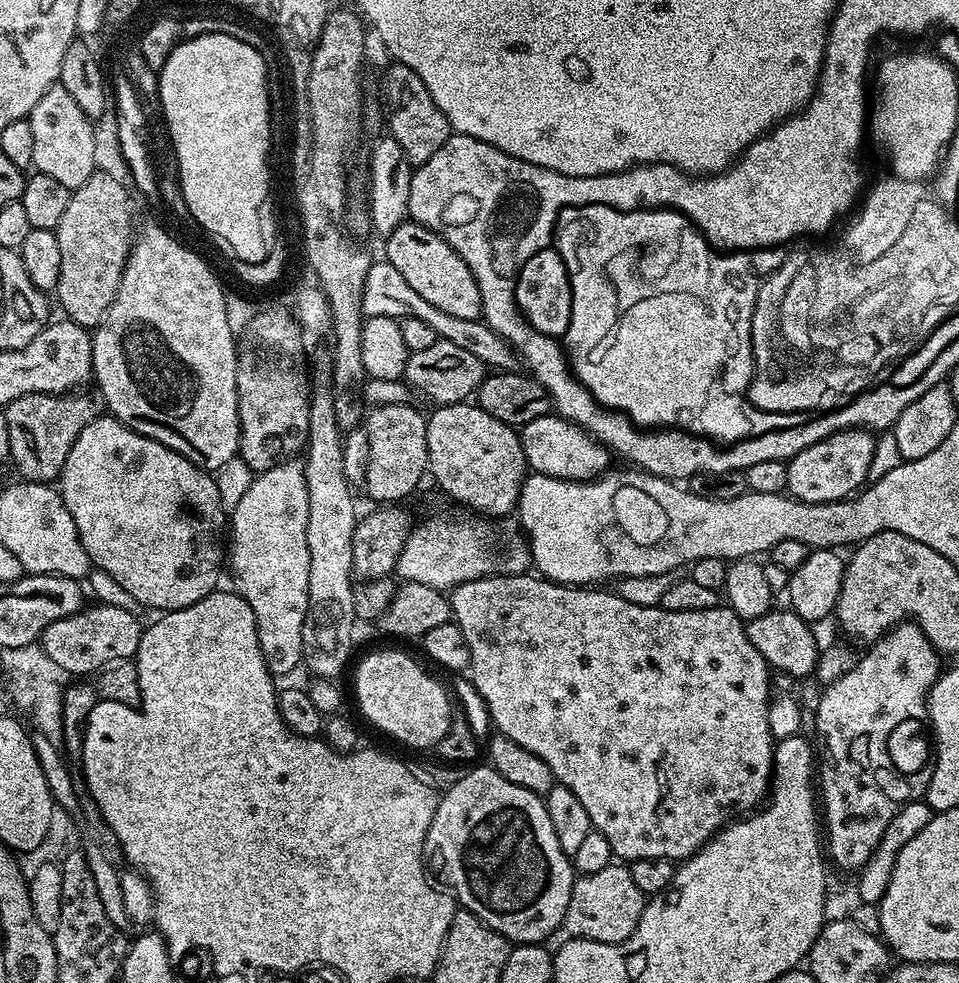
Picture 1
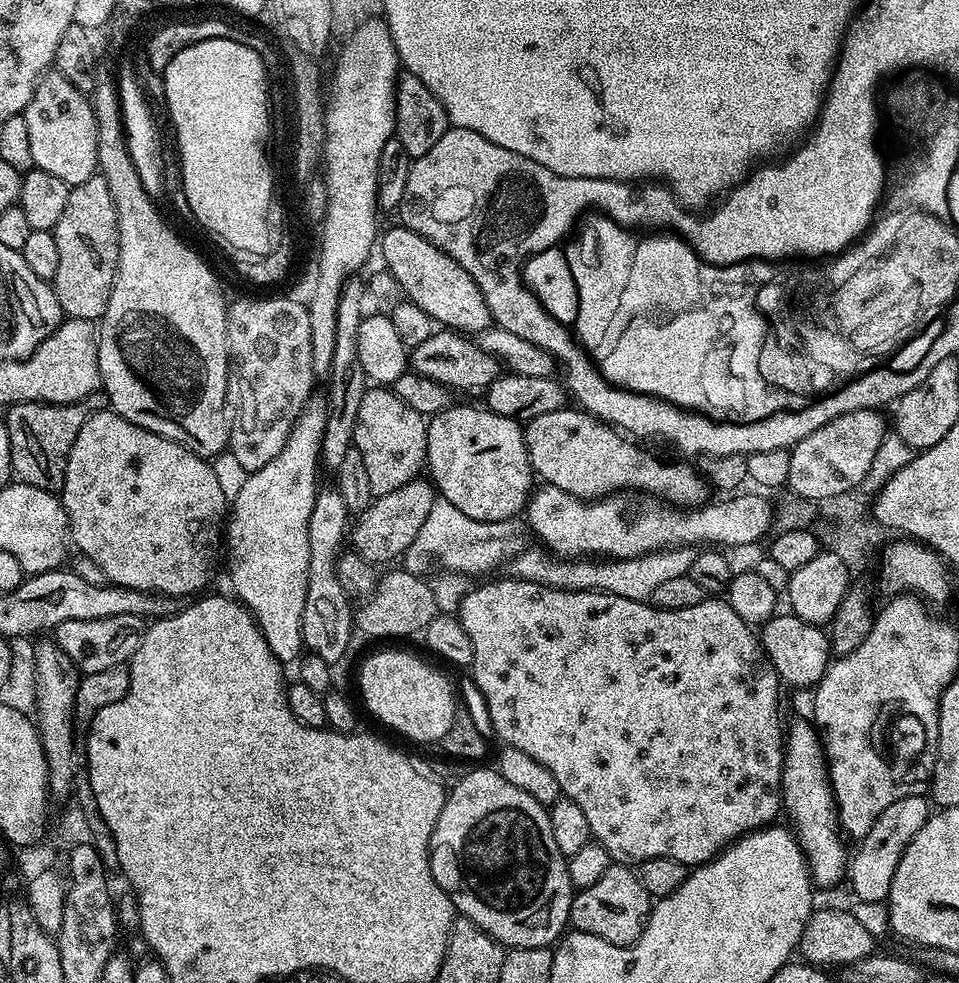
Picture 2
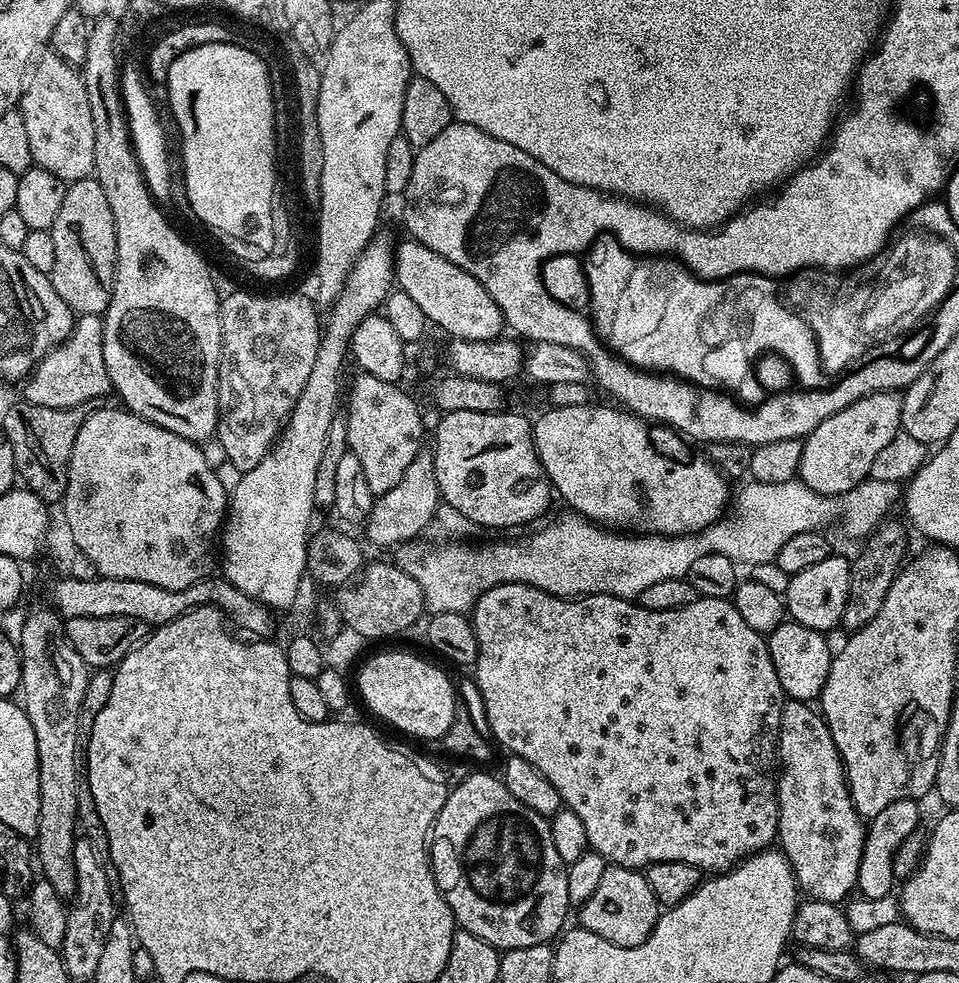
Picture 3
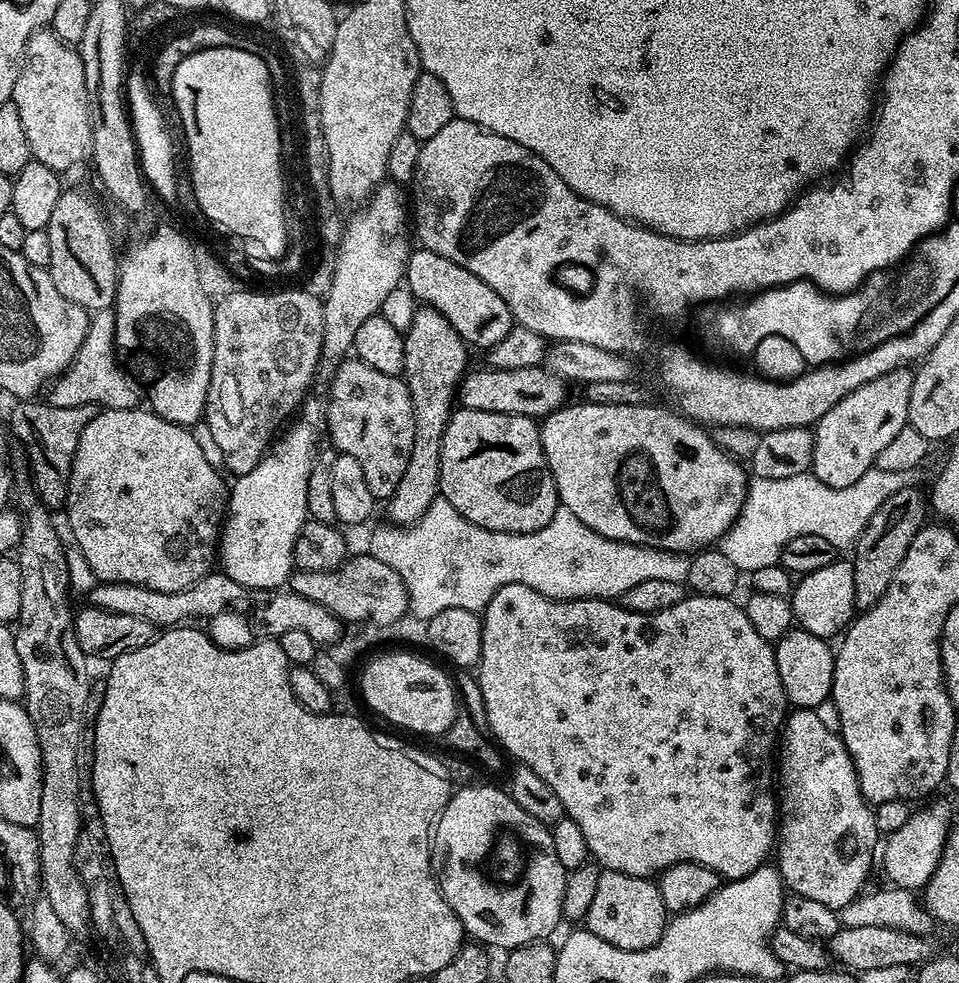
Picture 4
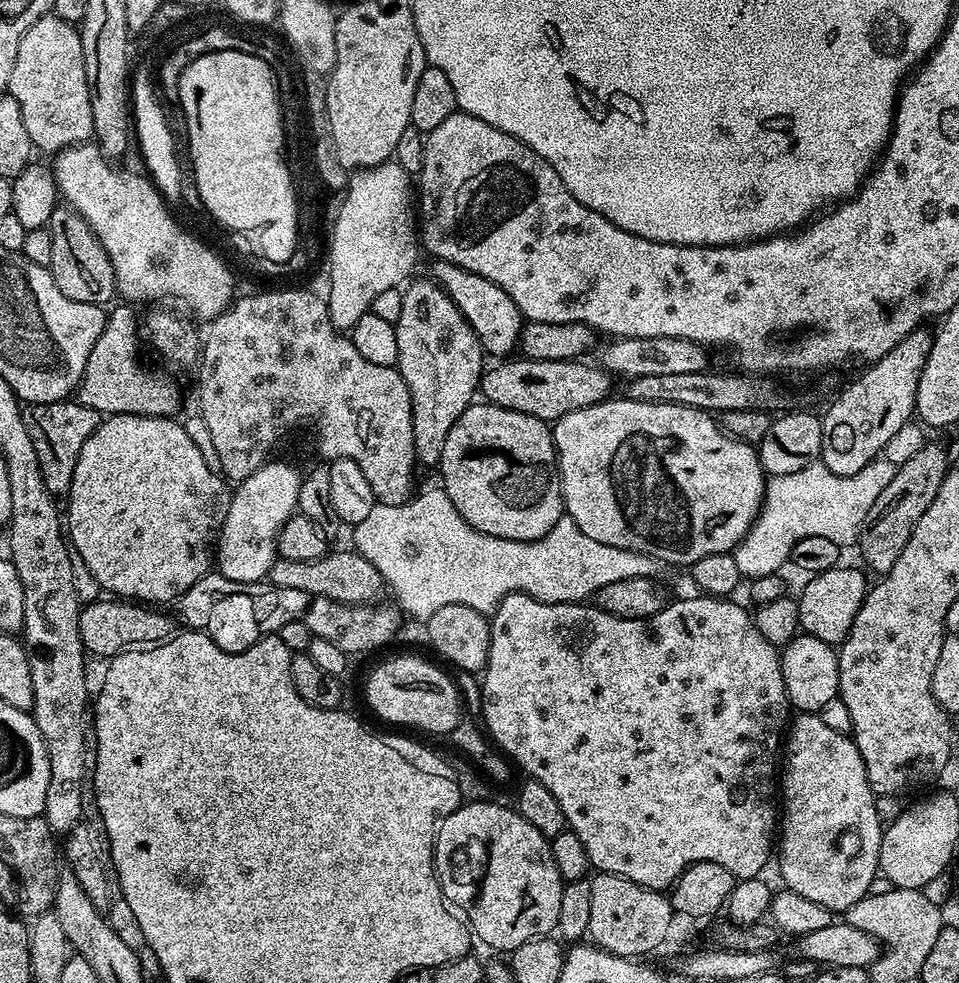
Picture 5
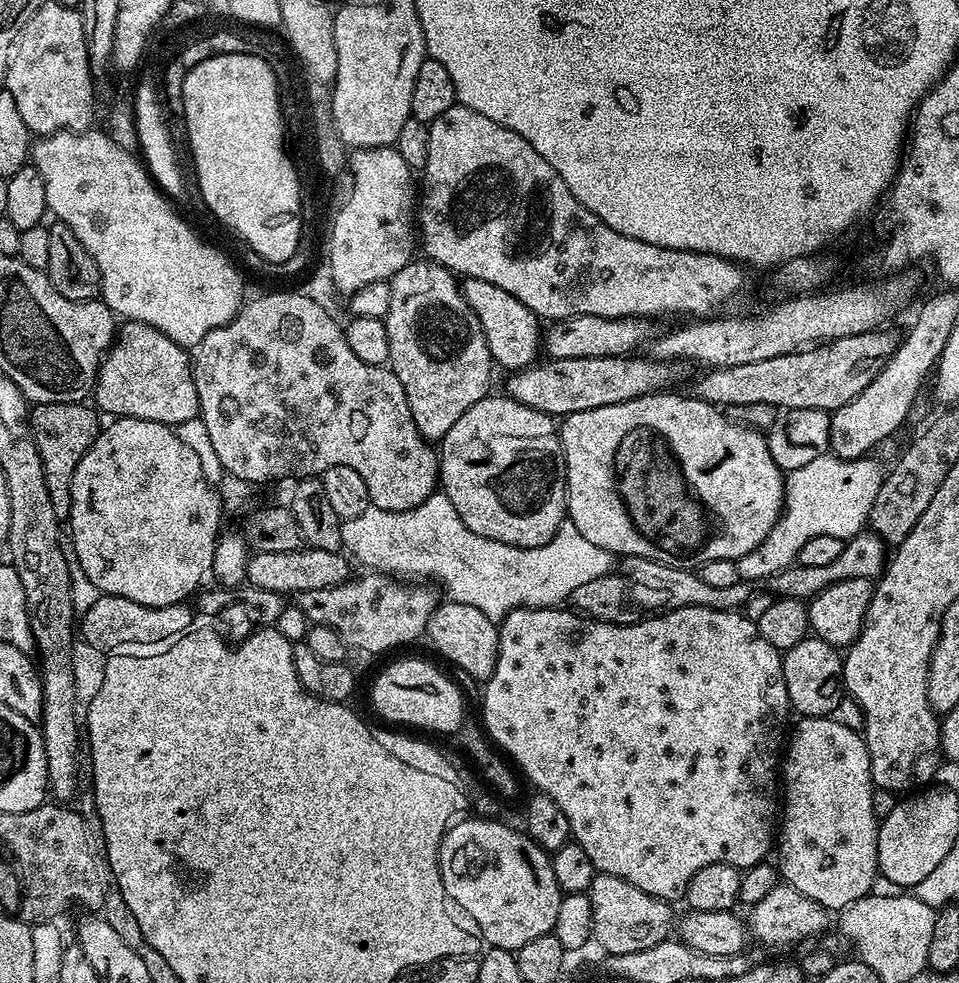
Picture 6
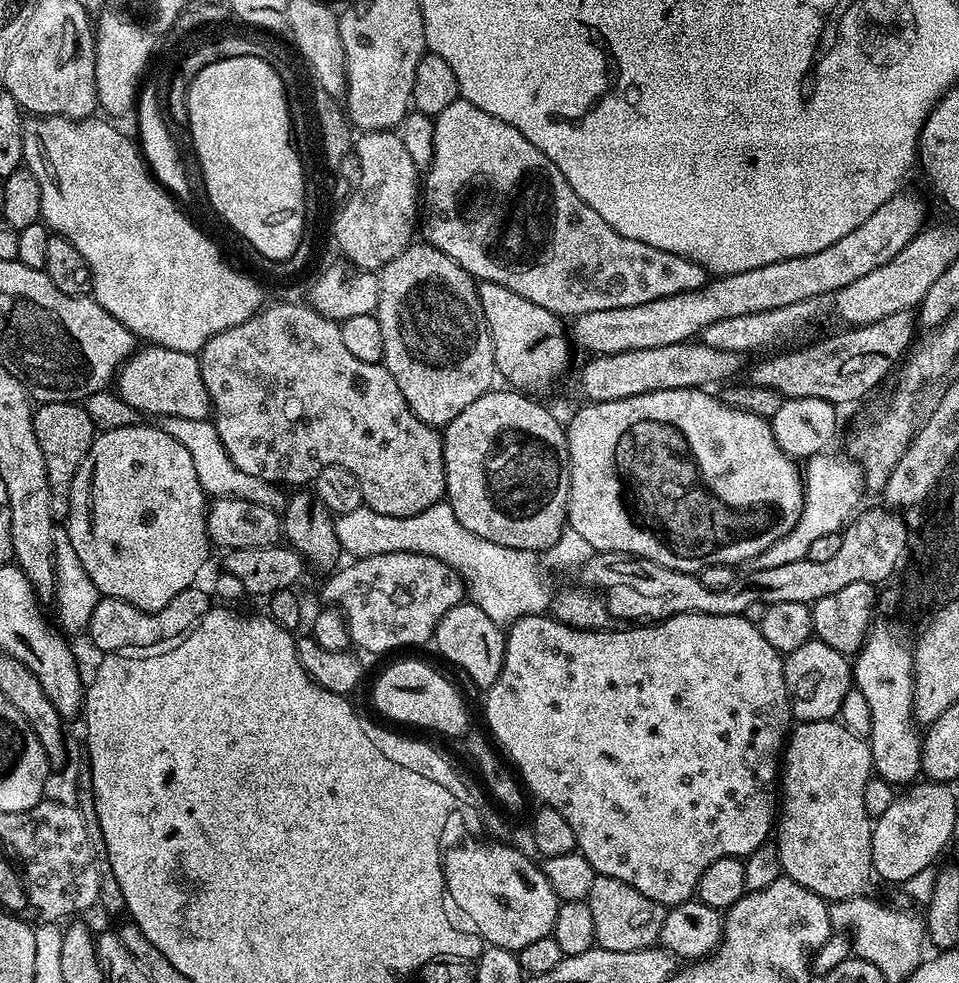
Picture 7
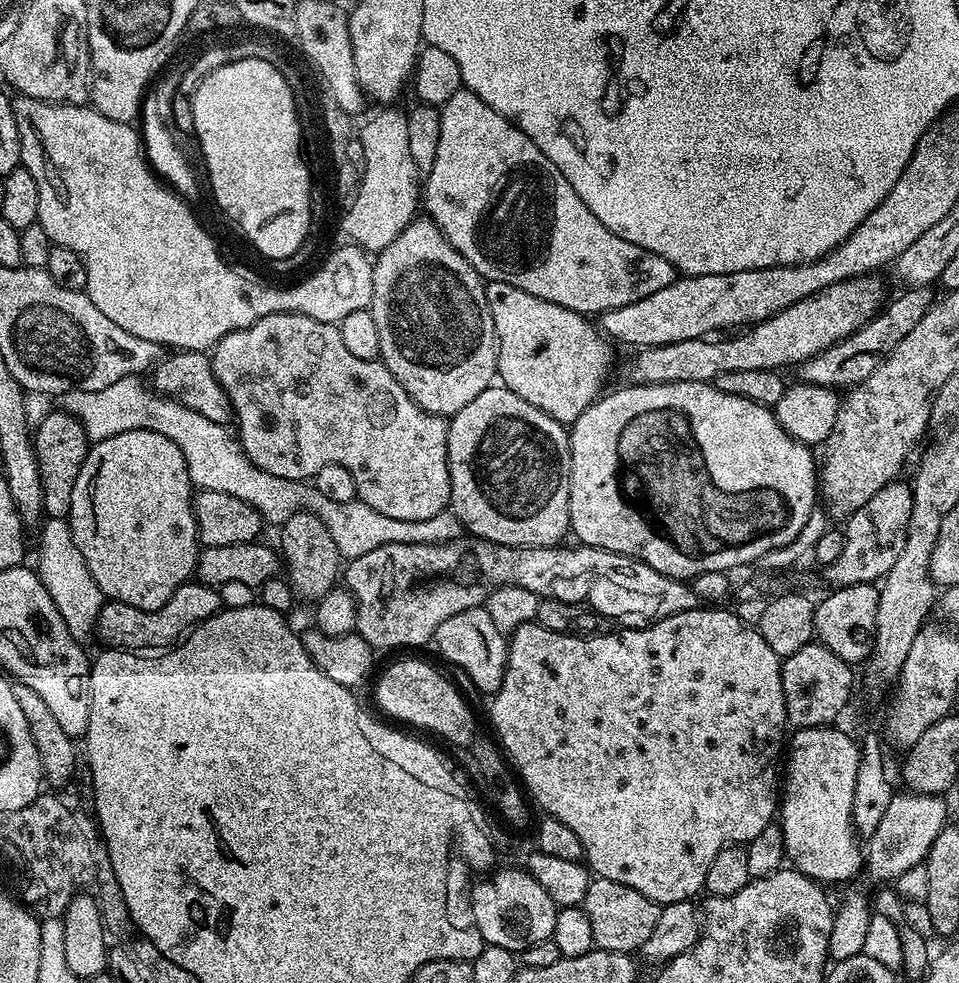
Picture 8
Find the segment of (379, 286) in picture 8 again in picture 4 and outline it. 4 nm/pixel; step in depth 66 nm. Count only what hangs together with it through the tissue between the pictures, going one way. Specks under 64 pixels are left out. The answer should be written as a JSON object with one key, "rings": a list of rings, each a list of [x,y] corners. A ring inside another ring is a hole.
{"rings":[[[427,306],[417,307],[414,322],[404,333],[404,371],[402,379],[408,385],[414,410],[414,446],[410,462],[402,473],[398,490],[388,497],[387,519],[396,526],[407,526],[422,516],[434,502],[440,490],[440,463],[442,462],[442,438],[448,418],[454,411],[460,380],[468,364],[469,345],[450,326],[450,322],[438,310]]]}

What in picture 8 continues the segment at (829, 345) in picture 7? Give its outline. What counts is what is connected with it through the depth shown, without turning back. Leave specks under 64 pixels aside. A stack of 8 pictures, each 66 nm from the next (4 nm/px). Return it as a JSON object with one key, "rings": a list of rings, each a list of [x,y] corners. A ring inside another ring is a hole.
{"rings":[[[915,285],[904,291],[906,292],[892,302],[890,300],[882,311],[873,316],[854,334],[819,352],[814,358],[797,365],[797,379],[801,383],[826,385],[838,390],[853,388],[865,381],[885,357],[893,352],[898,342],[906,338],[906,334],[910,334],[910,331],[918,326],[918,322],[925,317],[936,298],[936,294],[932,292],[934,290],[929,285]]]}

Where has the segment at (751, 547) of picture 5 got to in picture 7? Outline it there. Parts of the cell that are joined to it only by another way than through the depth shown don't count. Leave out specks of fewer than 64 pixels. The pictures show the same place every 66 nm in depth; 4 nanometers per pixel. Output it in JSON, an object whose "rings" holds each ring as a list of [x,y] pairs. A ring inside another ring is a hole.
{"rings":[[[828,455],[811,456],[803,465],[804,505],[798,522],[788,534],[778,538],[778,542],[766,546],[766,550],[762,550],[762,554],[756,556],[755,567],[782,566],[785,562],[805,559],[810,550],[810,542],[815,542],[826,534],[843,532],[852,517],[857,515],[861,507],[860,495],[866,492],[864,474],[860,471],[860,465],[847,458],[839,460],[836,456]]]}

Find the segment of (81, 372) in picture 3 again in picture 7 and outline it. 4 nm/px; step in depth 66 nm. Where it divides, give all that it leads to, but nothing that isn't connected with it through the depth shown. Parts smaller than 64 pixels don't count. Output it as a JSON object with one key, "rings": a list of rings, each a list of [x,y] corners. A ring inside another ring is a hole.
{"rings":[[[159,346],[141,347],[120,365],[114,388],[120,399],[140,414],[149,412],[157,418],[173,416],[195,420],[207,420],[213,415],[212,399],[202,382],[199,359],[191,352]]]}

